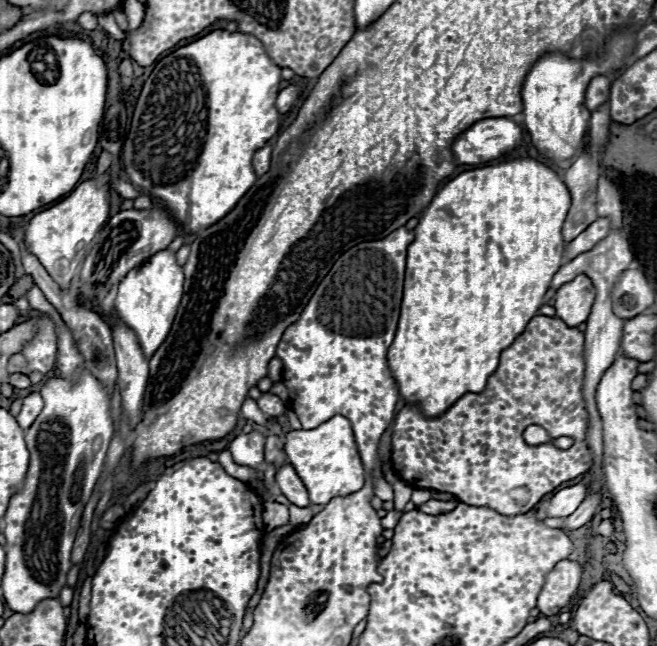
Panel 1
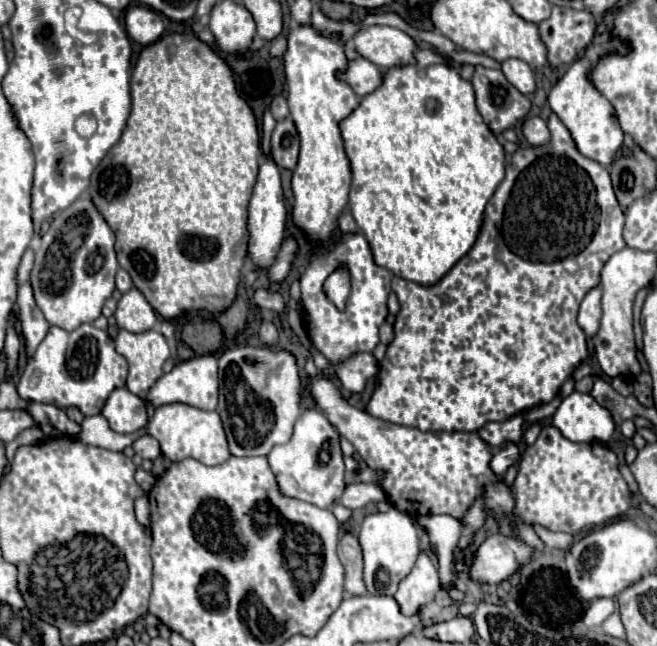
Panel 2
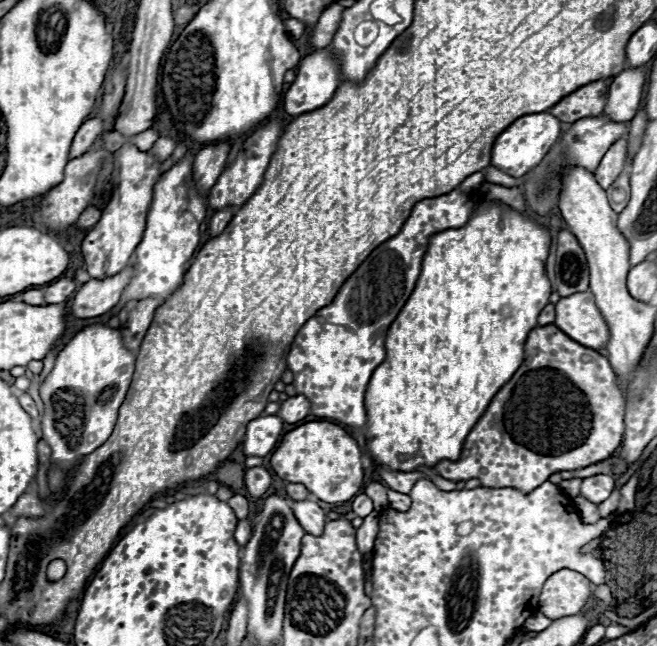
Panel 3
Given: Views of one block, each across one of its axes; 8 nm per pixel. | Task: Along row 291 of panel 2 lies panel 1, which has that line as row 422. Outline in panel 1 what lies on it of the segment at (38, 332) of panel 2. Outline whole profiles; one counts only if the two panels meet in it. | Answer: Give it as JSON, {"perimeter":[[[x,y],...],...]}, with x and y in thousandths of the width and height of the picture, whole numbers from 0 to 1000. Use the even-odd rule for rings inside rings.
{"perimeter":[[[49,607],[49,610],[43,610],[40,616],[37,616],[37,625],[33,625],[33,635],[30,635],[30,641],[24,644],[24,650],[27,650],[27,656],[40,666],[40,663],[46,663],[46,656],[55,650],[55,644],[58,644],[58,638],[67,632],[67,622],[64,622],[64,613],[58,610],[58,607]]]}

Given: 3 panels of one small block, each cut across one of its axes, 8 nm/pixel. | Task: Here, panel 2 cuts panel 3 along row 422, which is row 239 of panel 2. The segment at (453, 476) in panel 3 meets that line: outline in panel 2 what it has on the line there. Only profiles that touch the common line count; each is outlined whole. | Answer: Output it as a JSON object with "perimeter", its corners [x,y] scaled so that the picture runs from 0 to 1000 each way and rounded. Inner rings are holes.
{"perimeter":[[[837,176],[834,198],[840,204],[837,223],[822,226],[822,229],[795,226],[782,235],[776,254],[770,257],[767,279],[758,285],[752,303],[740,316],[737,341],[734,341],[734,350],[731,350],[721,381],[715,384],[715,390],[709,396],[703,396],[688,412],[688,418],[682,424],[676,424],[676,430],[670,430],[658,443],[642,443],[642,440],[633,440],[633,437],[624,437],[624,433],[615,433],[606,427],[597,430],[597,449],[606,458],[609,483],[603,486],[603,498],[600,498],[600,526],[591,533],[591,542],[588,542],[584,554],[578,557],[575,598],[554,632],[563,644],[581,647],[588,653],[609,656],[609,659],[627,659],[642,669],[651,669],[651,666],[654,669],[664,669],[664,666],[725,669],[740,653],[761,653],[779,641],[788,641],[810,628],[837,622],[849,610],[855,591],[871,582],[874,570],[883,567],[883,560],[889,560],[895,554],[892,520],[877,498],[877,486],[880,486],[880,474],[883,474],[886,461],[892,458],[892,452],[898,452],[901,446],[907,446],[913,440],[916,409],[922,409],[922,402],[935,390],[941,390],[953,381],[950,368],[947,368],[950,328],[935,303],[925,263],[916,254],[910,254],[880,235],[865,198],[849,186],[849,180]]]}

